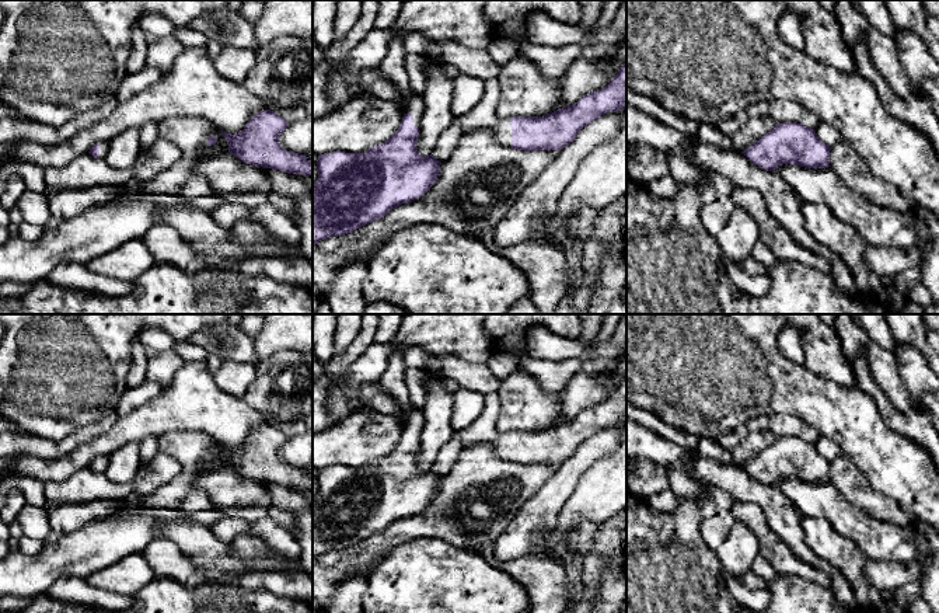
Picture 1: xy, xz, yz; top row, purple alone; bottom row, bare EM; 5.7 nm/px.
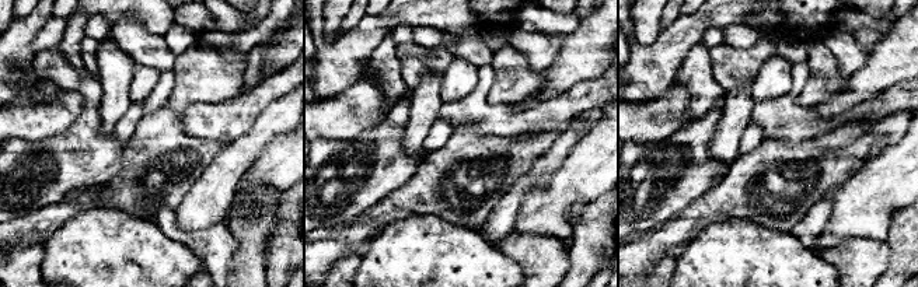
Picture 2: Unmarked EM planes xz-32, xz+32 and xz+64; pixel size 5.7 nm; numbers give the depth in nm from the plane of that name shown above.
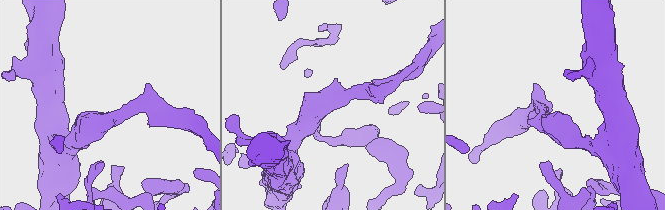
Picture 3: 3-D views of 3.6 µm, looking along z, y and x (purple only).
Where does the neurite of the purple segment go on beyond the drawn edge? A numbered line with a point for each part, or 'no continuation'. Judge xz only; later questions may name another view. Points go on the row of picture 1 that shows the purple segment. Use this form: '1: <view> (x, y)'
1: xz (414, 104)
2: xz (484, 114)

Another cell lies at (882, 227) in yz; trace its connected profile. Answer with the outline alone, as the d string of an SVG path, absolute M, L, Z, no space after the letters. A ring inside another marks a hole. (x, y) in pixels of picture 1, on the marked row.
M782 164L774 173L790 185L803 203L825 205L866 244L889 248L912 248L921 244L912 213L882 209L870 203L851 191L830 167L814 170Z

